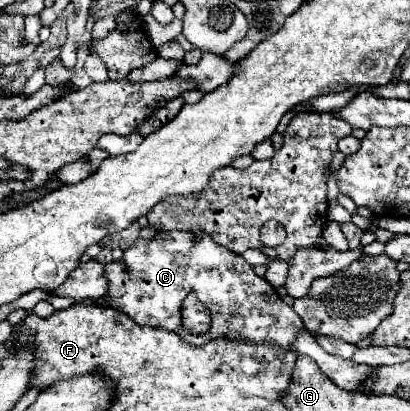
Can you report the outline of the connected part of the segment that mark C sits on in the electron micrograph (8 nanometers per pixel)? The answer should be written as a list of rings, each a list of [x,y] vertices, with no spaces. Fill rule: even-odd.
[[[165,231],[155,235],[151,241],[137,239],[123,253],[121,261],[111,261],[105,267],[105,277],[109,279],[109,293],[105,295],[105,301],[127,313],[135,323],[175,331],[191,345],[225,337],[231,341],[245,339],[251,343],[267,341],[293,349],[301,355],[309,355],[337,387],[365,393],[363,383],[377,371],[375,367],[325,353],[303,327],[293,307],[283,303],[275,289],[263,277],[257,277],[253,267],[241,255],[217,245],[207,233],[201,233],[199,239],[195,237],[197,235],[193,231]],[[191,291],[197,293],[197,297],[203,297],[203,305],[211,313],[211,327],[203,335],[191,335],[181,323],[181,301]]]

